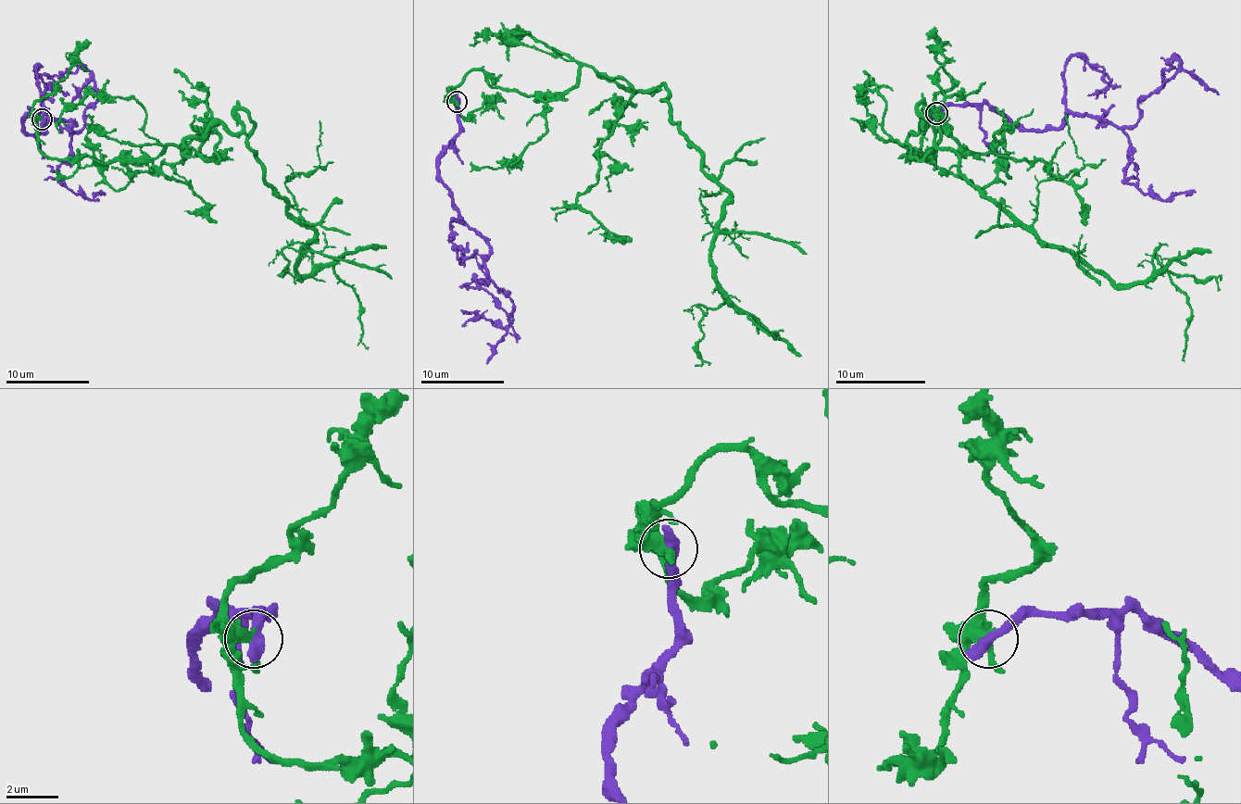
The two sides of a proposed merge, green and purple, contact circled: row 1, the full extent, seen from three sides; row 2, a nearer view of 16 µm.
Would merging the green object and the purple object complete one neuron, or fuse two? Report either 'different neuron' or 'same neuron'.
different neuron

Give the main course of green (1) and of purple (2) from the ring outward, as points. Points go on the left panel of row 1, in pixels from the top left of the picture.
1: (43, 119), (38, 148), (100, 162), (244, 110), (315, 233), (300, 277), (282, 250), (296, 283)
2: (43, 119), (34, 110), (23, 129), (36, 135), (69, 119), (78, 131), (98, 90), (78, 69), (53, 95)

